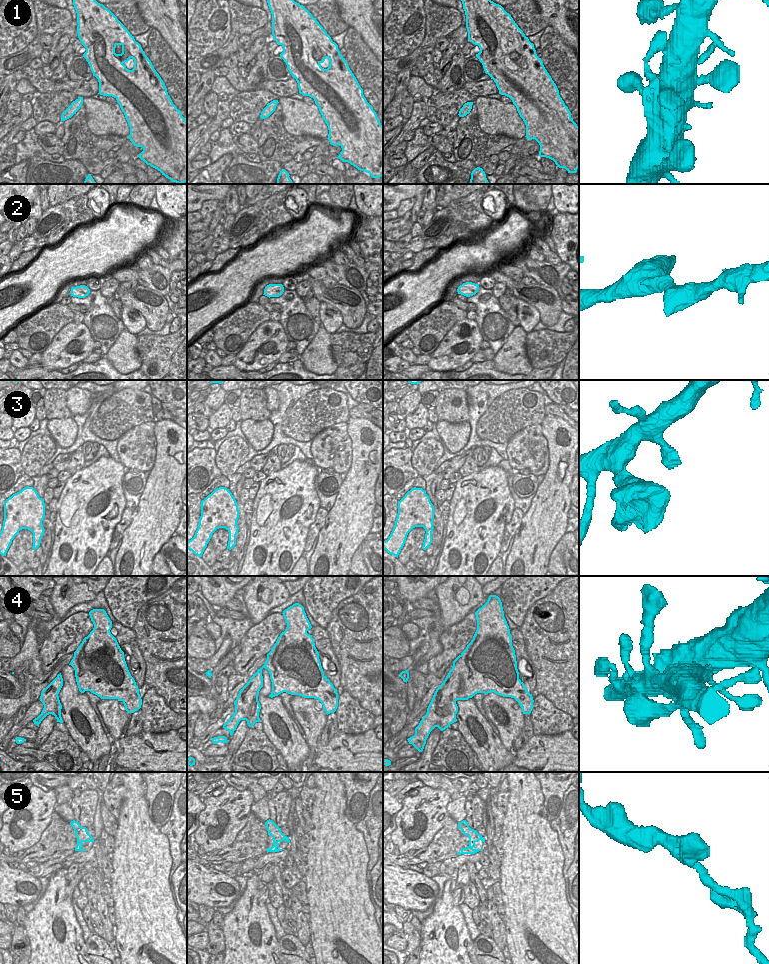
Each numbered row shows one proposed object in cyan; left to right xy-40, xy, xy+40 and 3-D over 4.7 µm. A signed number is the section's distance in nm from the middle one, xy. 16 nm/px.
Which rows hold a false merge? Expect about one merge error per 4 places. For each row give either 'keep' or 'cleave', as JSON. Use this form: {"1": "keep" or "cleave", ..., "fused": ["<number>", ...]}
{"1": "keep", "2": "keep", "3": "cleave", "4": "keep", "5": "keep", "fused": ["3"]}

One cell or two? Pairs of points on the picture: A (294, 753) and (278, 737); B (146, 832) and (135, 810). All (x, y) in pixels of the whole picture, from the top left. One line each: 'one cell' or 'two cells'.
A: one cell
B: one cell

